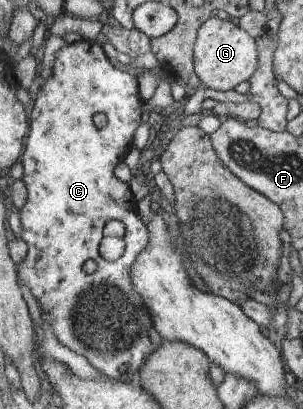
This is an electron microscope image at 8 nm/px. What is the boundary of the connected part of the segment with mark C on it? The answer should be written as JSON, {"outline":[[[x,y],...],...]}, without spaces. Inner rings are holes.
{"outline":[[[82,39],[74,44],[65,46],[64,49],[57,52],[55,62],[52,66],[52,74],[45,80],[41,90],[37,92],[37,97],[34,100],[34,106],[30,113],[29,132],[26,139],[23,154],[23,167],[24,167],[24,178],[23,181],[26,183],[28,189],[28,200],[26,204],[19,211],[19,217],[22,223],[24,233],[22,235],[23,240],[26,242],[28,250],[24,261],[20,264],[20,277],[23,279],[26,286],[30,289],[34,298],[41,305],[41,308],[47,314],[48,324],[54,331],[56,338],[62,344],[73,350],[76,354],[83,355],[88,362],[101,373],[109,378],[115,380],[121,380],[121,382],[129,382],[135,378],[135,374],[141,372],[141,368],[145,366],[145,362],[149,359],[149,356],[153,354],[154,344],[149,340],[149,330],[153,327],[152,320],[147,314],[147,307],[145,306],[145,300],[141,298],[139,290],[135,288],[133,282],[133,266],[136,264],[137,258],[149,247],[151,242],[151,232],[149,232],[148,224],[141,222],[141,216],[139,216],[139,210],[137,209],[137,199],[131,188],[130,183],[123,182],[115,176],[115,167],[125,158],[125,155],[132,148],[133,134],[135,130],[139,128],[139,124],[143,122],[143,110],[141,110],[142,97],[139,94],[139,82],[133,74],[129,72],[123,72],[121,68],[113,66],[111,60],[107,58],[103,46],[98,43],[91,42],[89,40]],[[97,112],[103,112],[106,114],[108,121],[105,127],[97,128],[95,126],[95,120],[93,116]],[[109,220],[120,220],[125,224],[125,238],[126,238],[126,249],[125,254],[119,260],[105,260],[105,257],[101,254],[100,248],[101,243],[105,236],[103,236],[103,230],[107,226]],[[87,260],[95,260],[98,267],[96,271],[89,274],[85,272],[85,264]]]}

